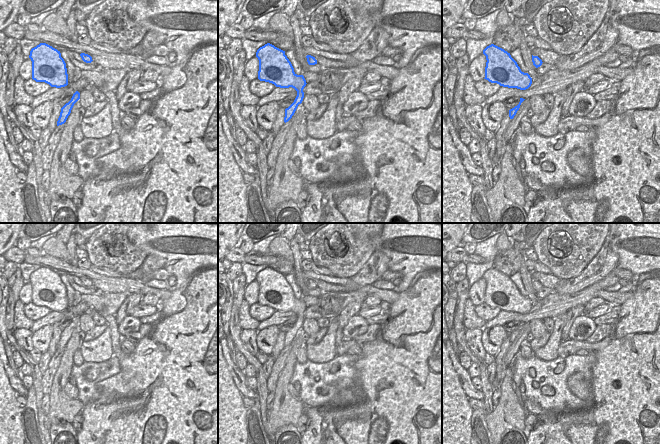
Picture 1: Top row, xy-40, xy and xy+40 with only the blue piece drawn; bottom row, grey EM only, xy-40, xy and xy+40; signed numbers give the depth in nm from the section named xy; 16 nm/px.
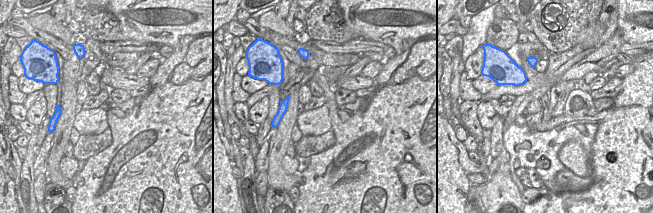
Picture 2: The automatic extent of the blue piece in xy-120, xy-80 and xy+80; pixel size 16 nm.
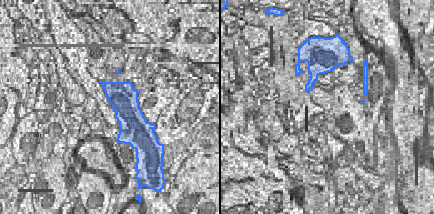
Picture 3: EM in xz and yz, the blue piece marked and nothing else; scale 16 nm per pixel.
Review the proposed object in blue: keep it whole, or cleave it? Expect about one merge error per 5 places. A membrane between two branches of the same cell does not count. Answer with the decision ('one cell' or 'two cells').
one cell

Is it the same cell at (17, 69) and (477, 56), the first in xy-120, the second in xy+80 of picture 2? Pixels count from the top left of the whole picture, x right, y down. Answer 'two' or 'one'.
one

